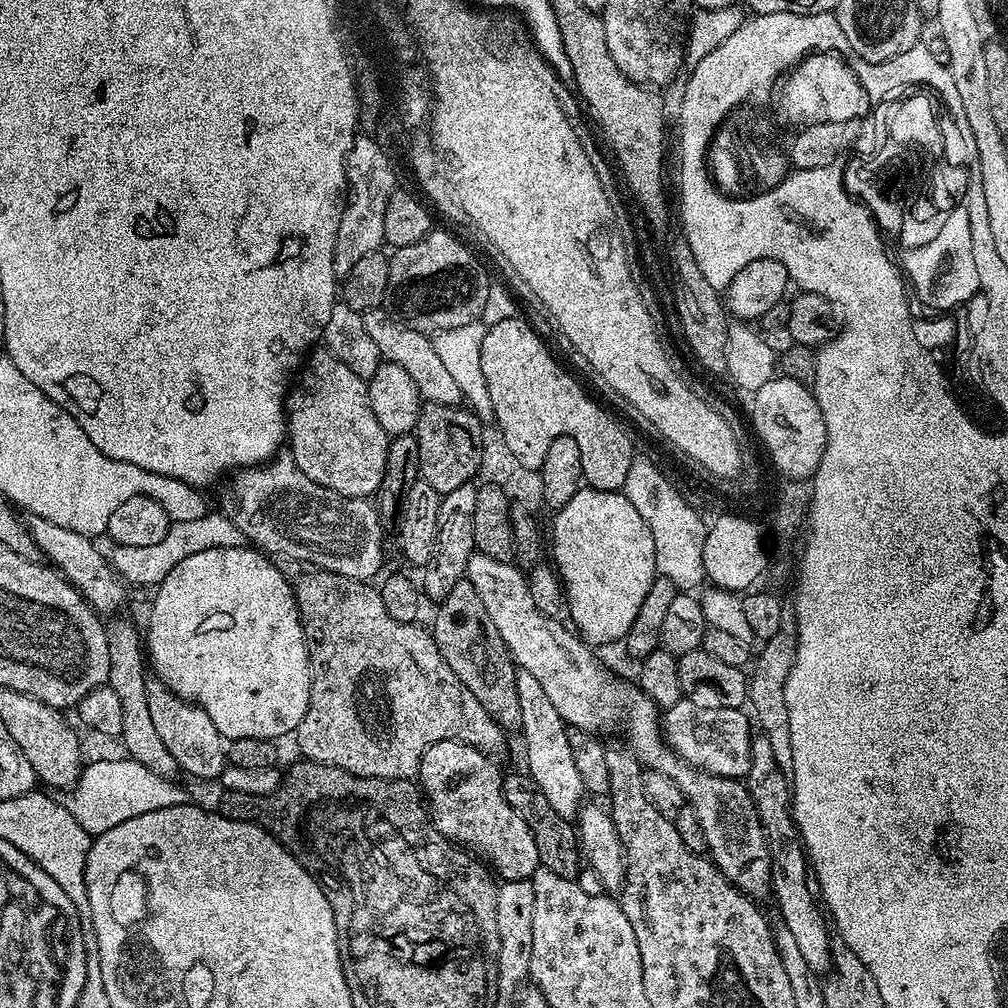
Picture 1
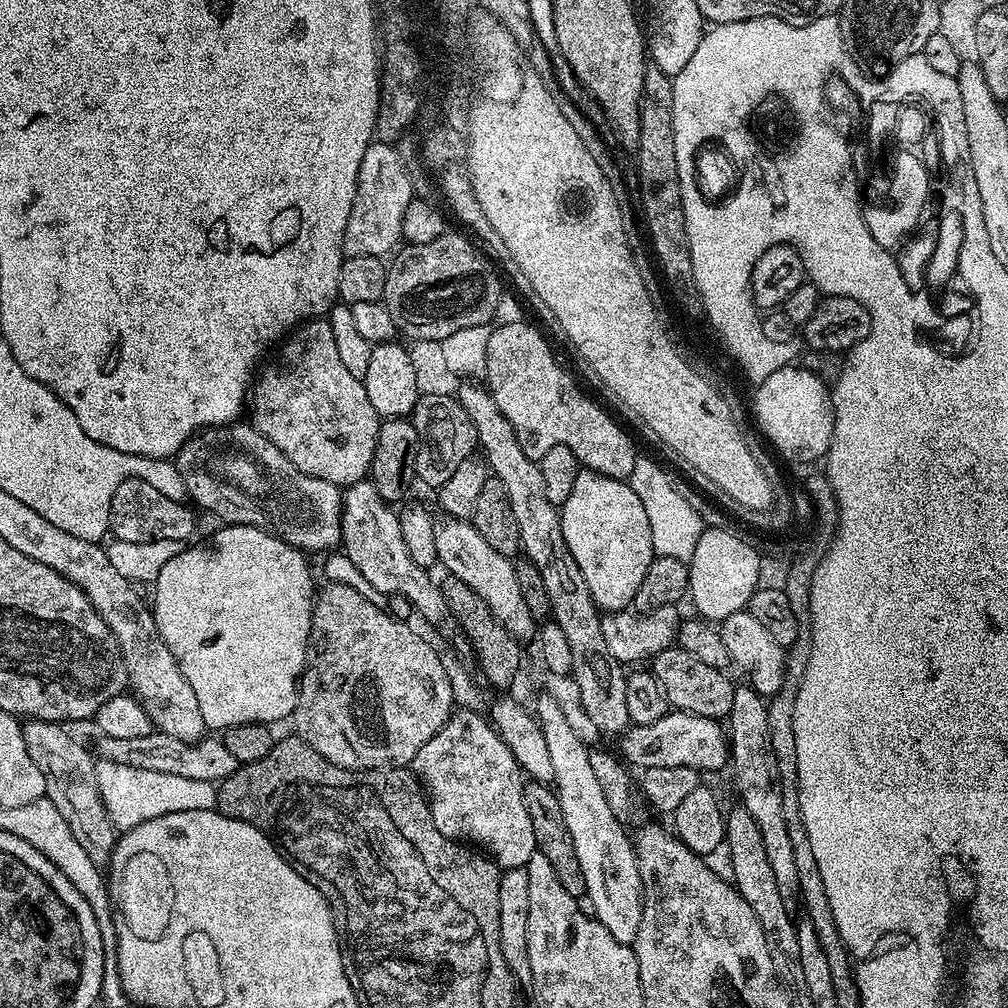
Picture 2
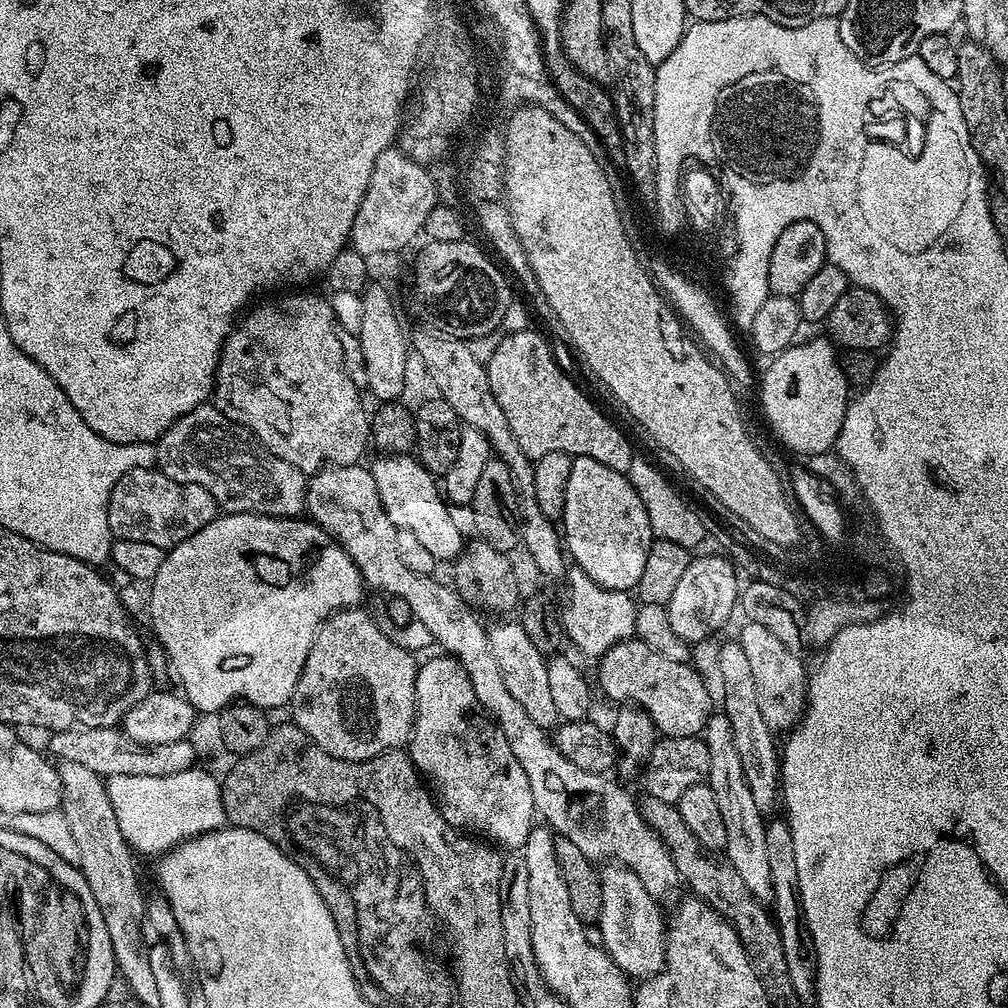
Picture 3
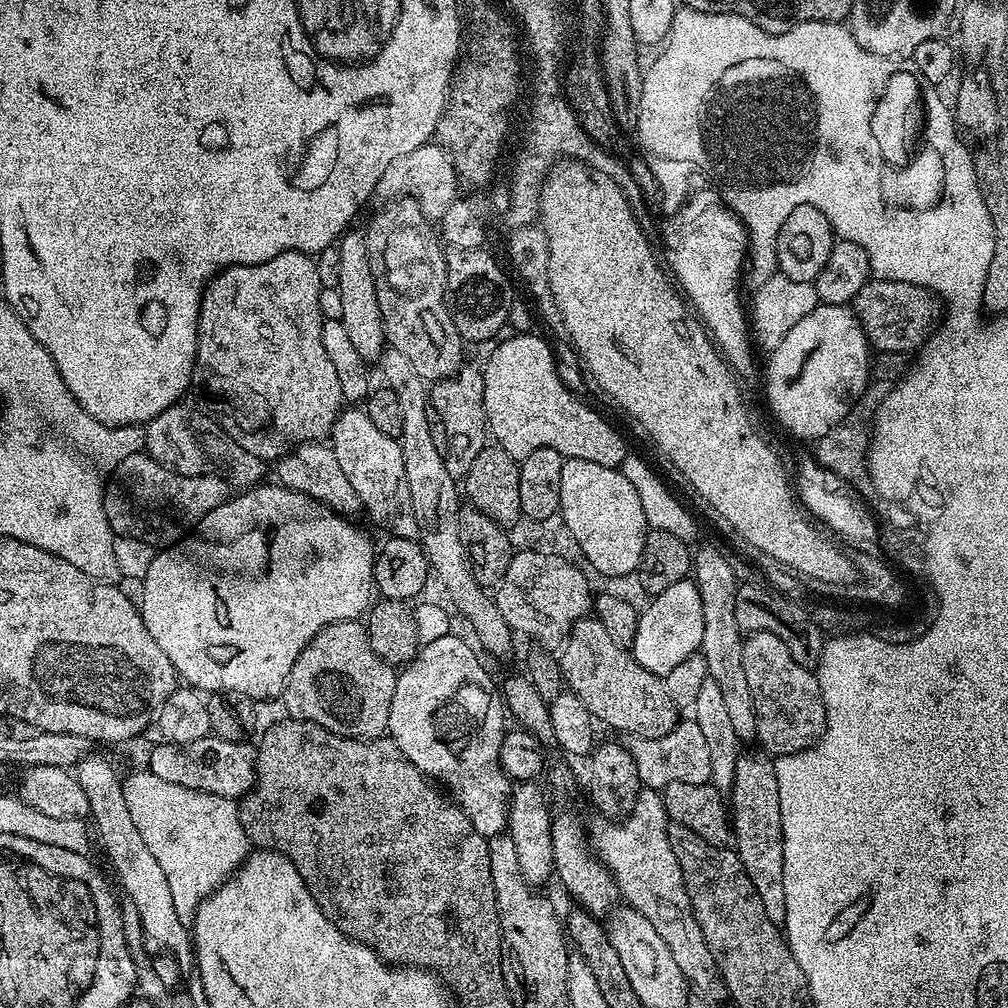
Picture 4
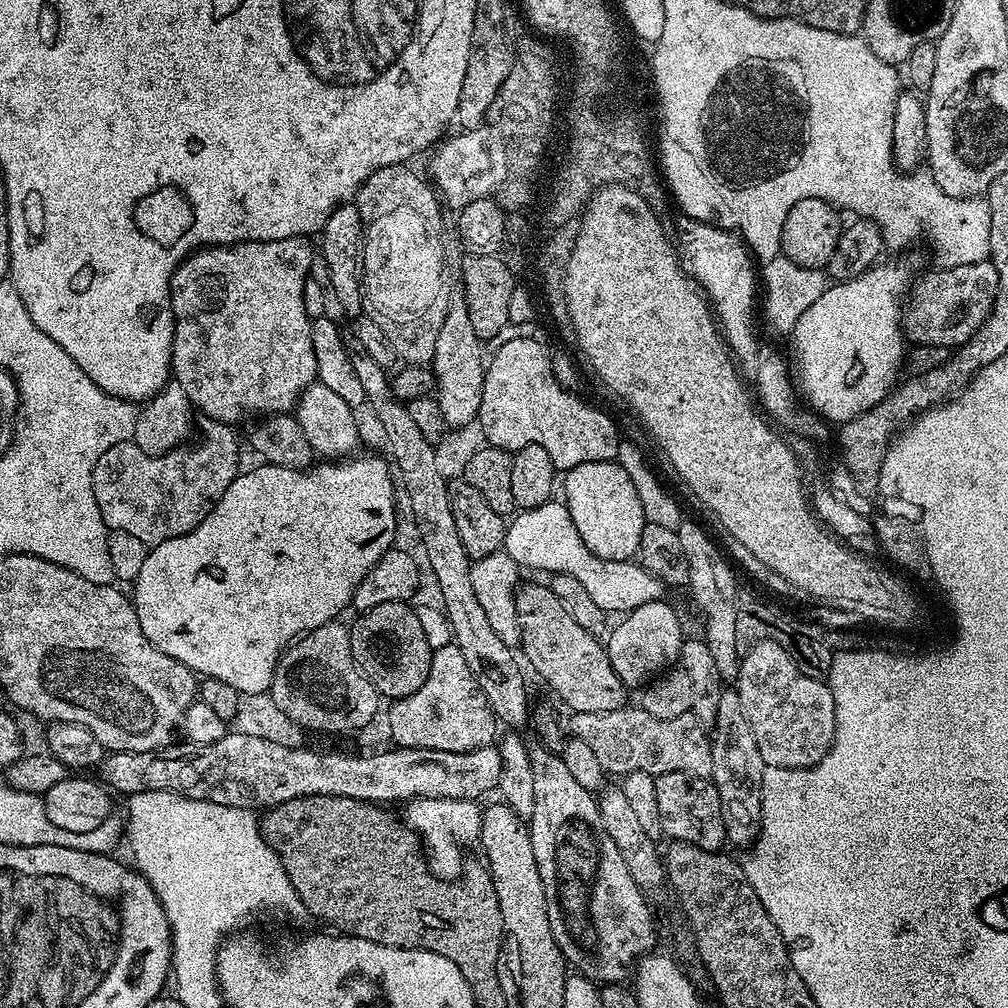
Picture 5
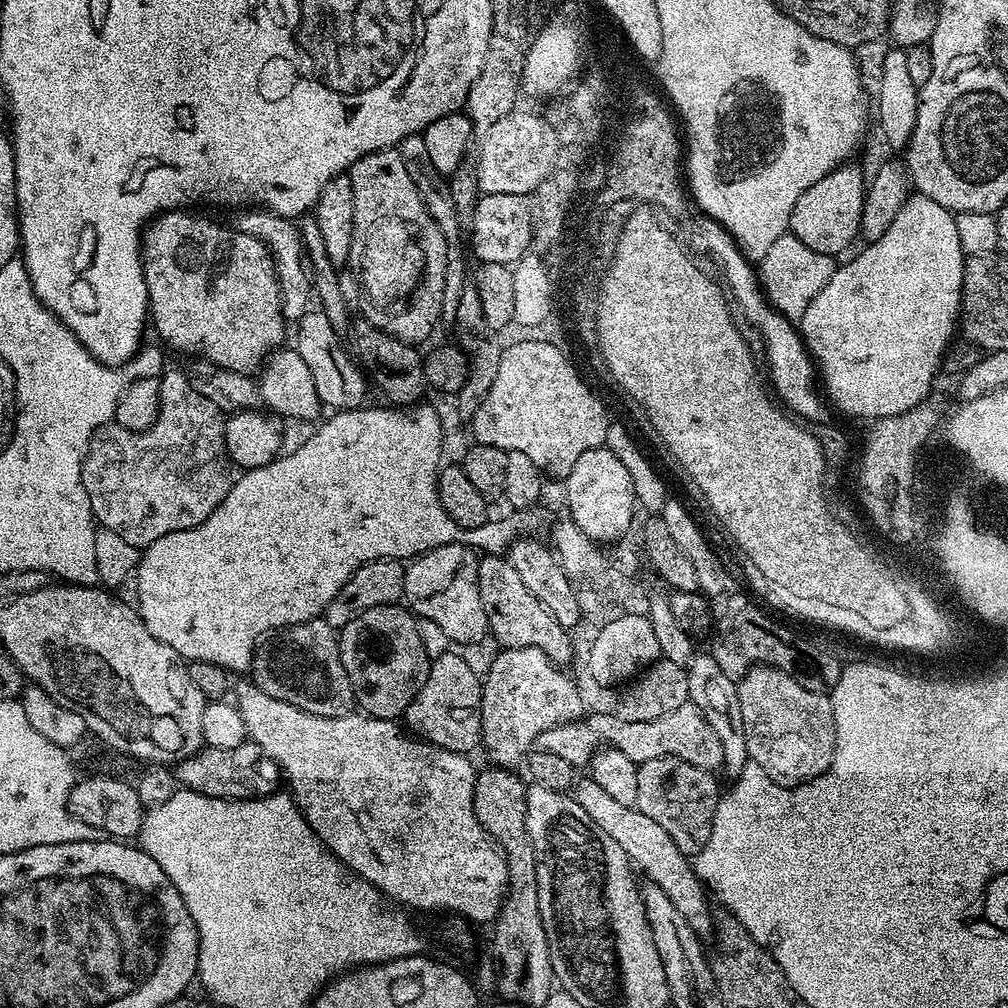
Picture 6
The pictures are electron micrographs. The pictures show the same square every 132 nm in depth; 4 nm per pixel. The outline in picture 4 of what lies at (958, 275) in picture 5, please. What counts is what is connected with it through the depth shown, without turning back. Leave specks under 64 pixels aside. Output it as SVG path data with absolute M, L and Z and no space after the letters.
M869 278L850 305L865 338L876 352L915 353L924 347L938 324L938 300L927 288L908 282Z

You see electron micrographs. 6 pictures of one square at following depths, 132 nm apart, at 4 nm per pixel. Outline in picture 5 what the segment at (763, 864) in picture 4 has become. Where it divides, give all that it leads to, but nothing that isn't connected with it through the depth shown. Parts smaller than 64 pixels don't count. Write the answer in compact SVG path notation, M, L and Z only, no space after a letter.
M735 687L723 689L718 698L718 718L710 725L712 741L711 781L716 785L718 798L722 802L722 818L726 826L726 840L729 845L737 844L741 850L747 849L760 833L760 791L762 774L765 770L764 759L754 742L754 730L746 722L740 695Z

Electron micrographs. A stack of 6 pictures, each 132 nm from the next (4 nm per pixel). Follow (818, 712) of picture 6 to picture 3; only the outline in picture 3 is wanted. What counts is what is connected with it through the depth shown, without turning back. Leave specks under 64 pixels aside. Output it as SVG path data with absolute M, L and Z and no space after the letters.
M744 622L738 633L742 651L754 674L754 686L758 689L758 710L762 710L762 718L774 730L791 730L800 723L808 702L809 673L804 673L801 657L795 652L786 650L766 626L758 626L751 622Z

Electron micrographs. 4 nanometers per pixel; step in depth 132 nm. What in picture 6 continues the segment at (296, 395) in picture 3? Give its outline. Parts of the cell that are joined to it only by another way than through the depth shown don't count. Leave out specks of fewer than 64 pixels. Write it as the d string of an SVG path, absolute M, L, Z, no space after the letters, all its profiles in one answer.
M188 210L163 213L142 233L151 327L156 327L157 334L169 349L197 352L207 363L230 372L255 373L285 343L286 321L272 254L260 236L238 232L232 226L223 228L204 216L191 216L190 213Z

